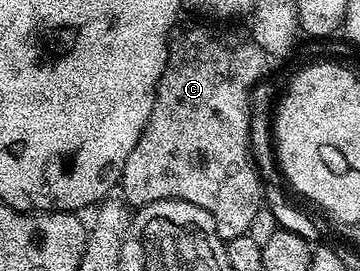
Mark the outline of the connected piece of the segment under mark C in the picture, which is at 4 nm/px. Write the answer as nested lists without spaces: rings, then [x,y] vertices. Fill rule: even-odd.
[[[210,23],[195,24],[192,28],[180,27],[178,30],[172,31],[167,42],[167,65],[159,79],[159,85],[155,91],[155,101],[153,102],[153,110],[149,114],[149,122],[145,126],[145,130],[141,134],[141,138],[137,138],[137,146],[133,146],[133,154],[129,154],[129,159],[125,161],[125,170],[123,171],[123,179],[121,181],[122,199],[126,201],[132,209],[138,210],[152,204],[158,200],[184,200],[185,202],[193,202],[193,206],[201,206],[201,210],[205,210],[213,218],[215,223],[215,232],[222,240],[229,241],[238,236],[246,236],[249,225],[253,223],[253,218],[257,215],[257,210],[264,207],[263,200],[264,181],[261,179],[254,159],[251,155],[251,113],[253,111],[253,103],[251,104],[251,91],[255,88],[255,83],[263,76],[263,71],[267,68],[269,57],[267,53],[261,50],[261,46],[257,46],[257,42],[252,40],[250,35],[239,32],[230,32],[227,28],[210,28]]]

